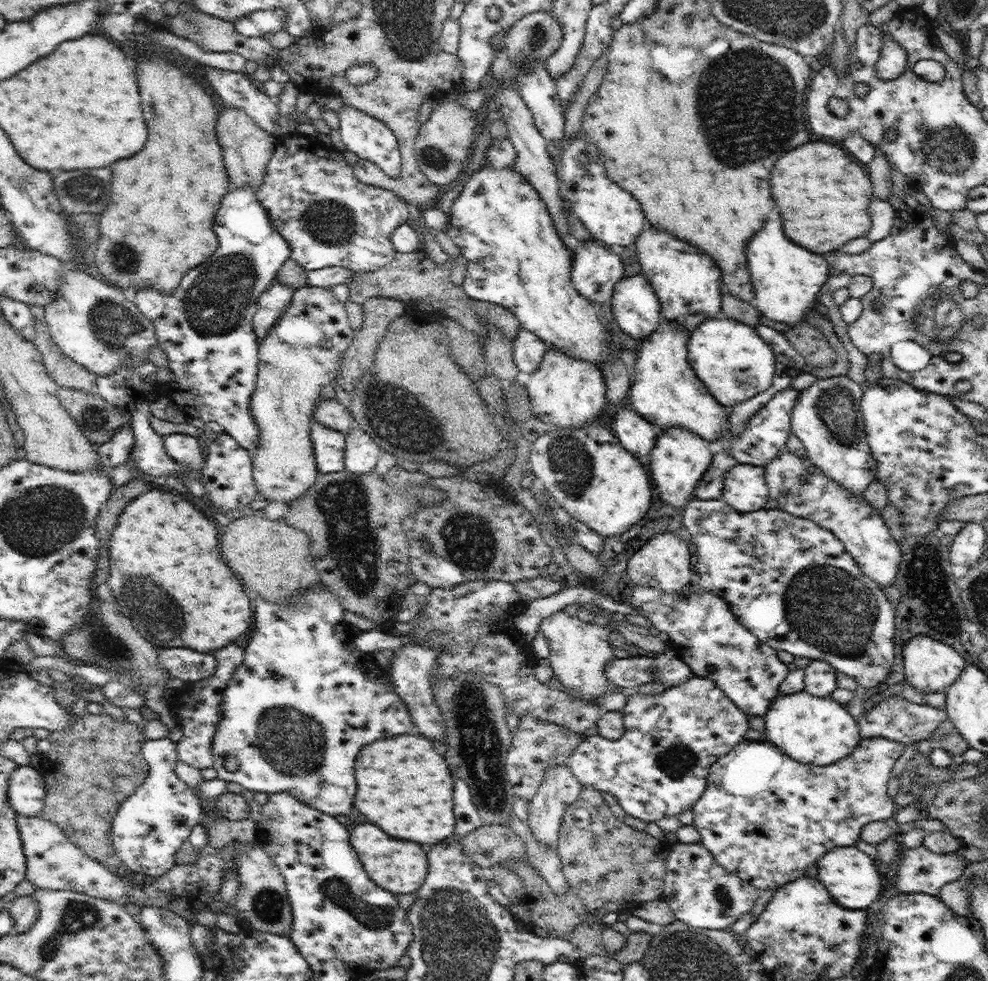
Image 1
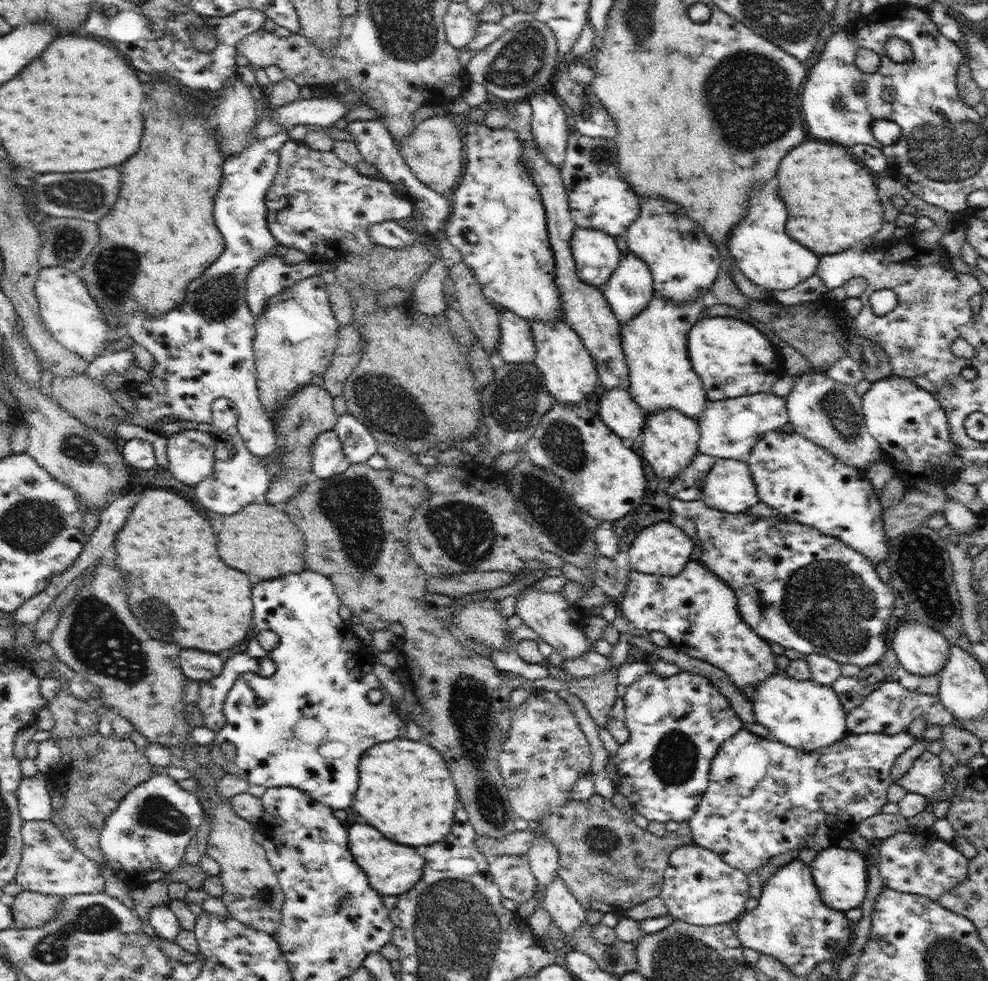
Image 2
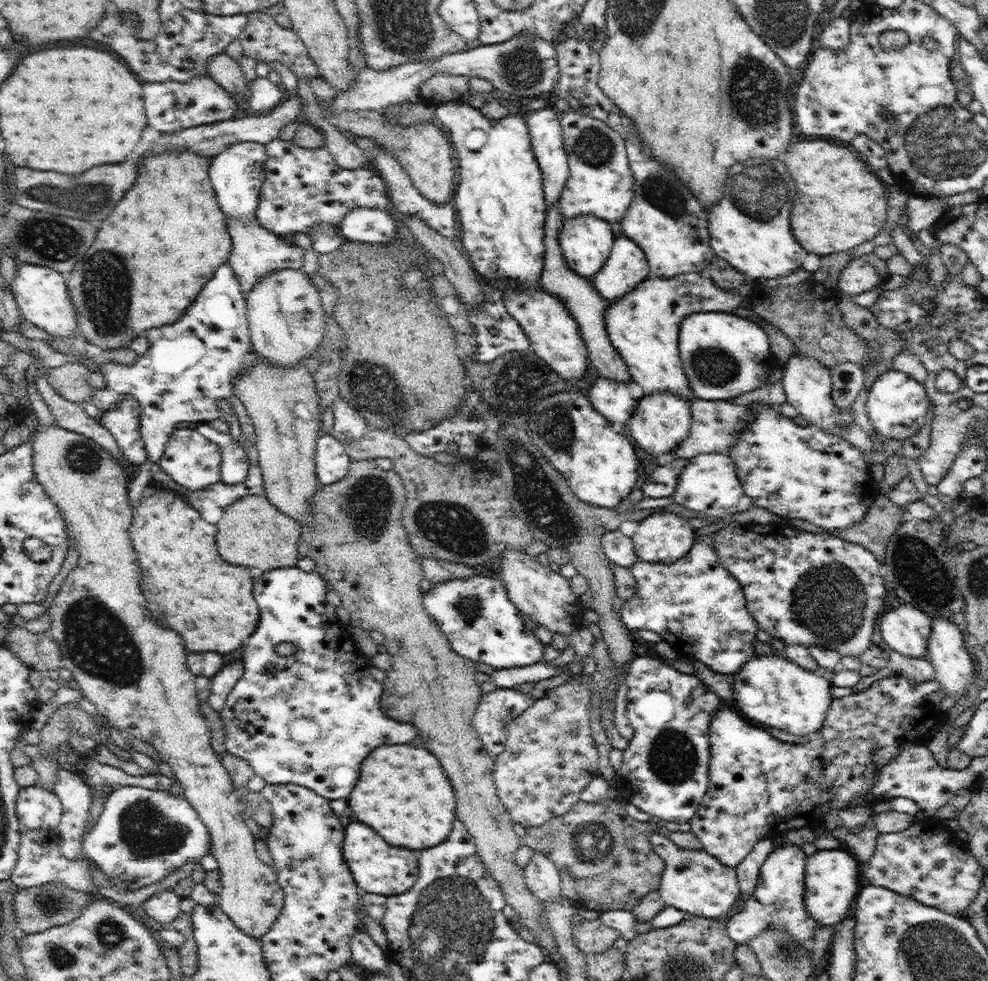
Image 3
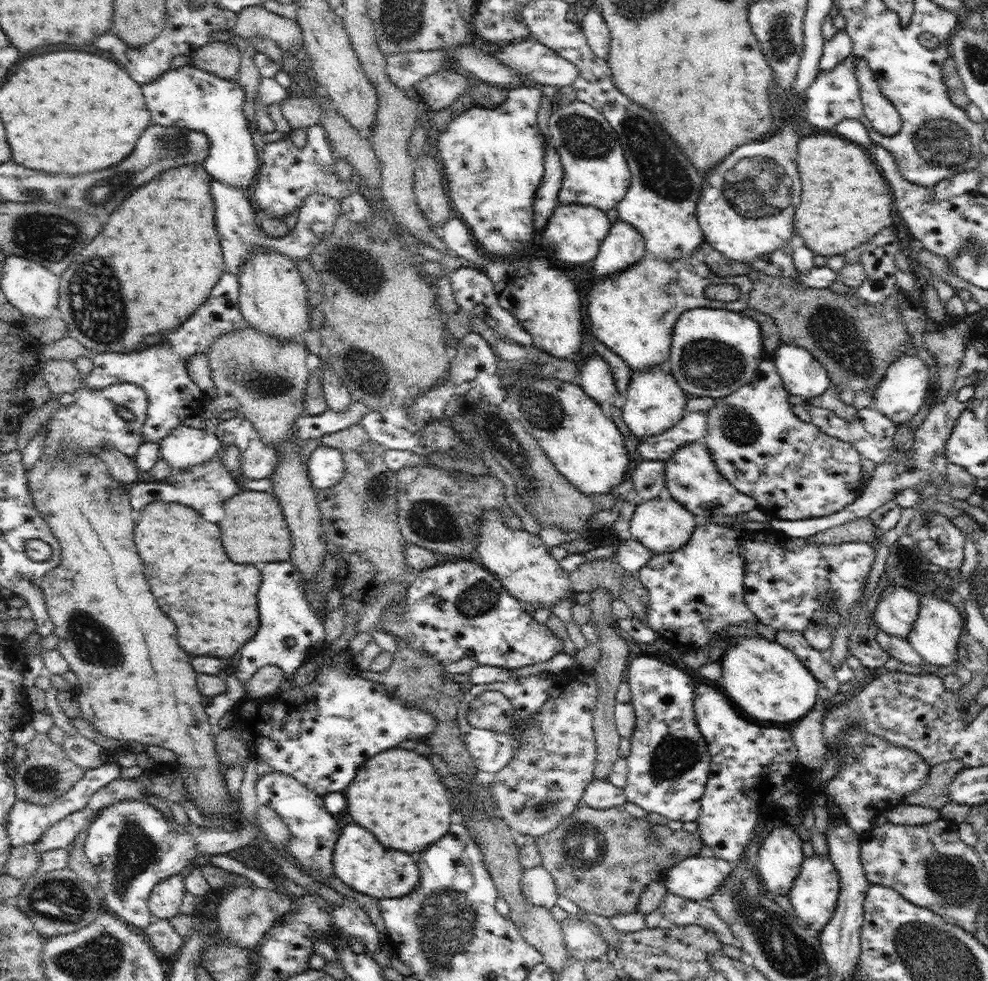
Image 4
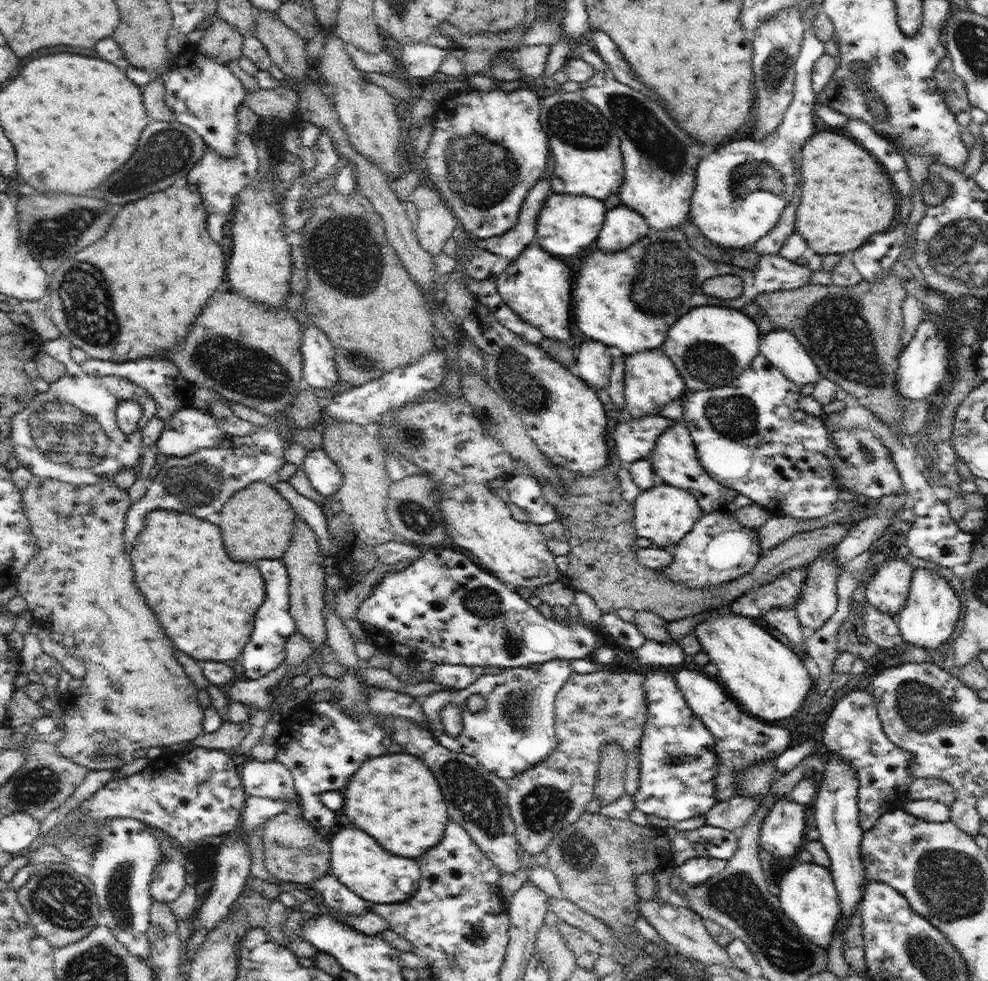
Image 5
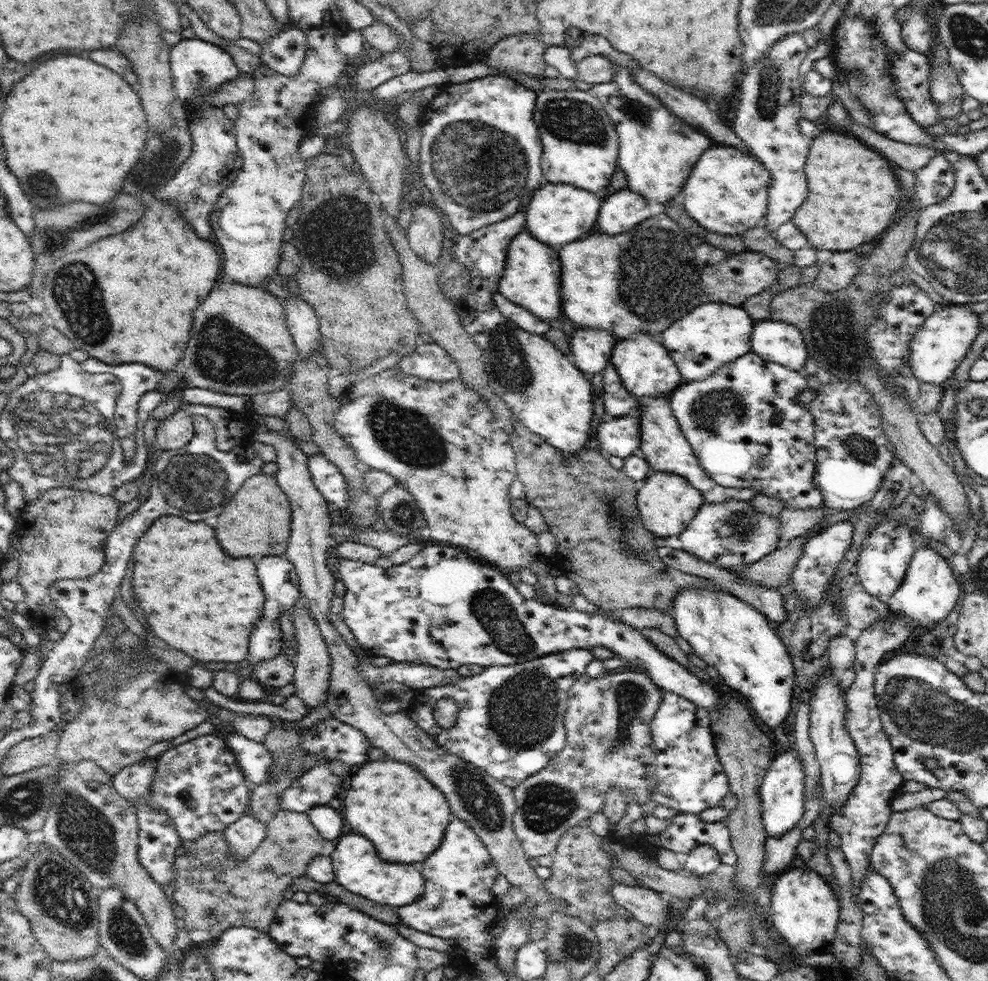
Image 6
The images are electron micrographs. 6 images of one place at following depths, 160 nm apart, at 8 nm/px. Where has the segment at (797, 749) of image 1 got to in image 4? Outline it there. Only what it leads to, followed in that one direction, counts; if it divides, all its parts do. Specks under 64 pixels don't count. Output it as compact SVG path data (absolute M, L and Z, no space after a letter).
M762 636L758 638L740 637L735 644L726 647L724 656L719 660L722 666L722 677L716 683L726 692L727 697L744 715L755 721L769 720L778 725L792 726L795 720L805 716L817 703L818 680L800 662L794 652L784 646L769 642Z

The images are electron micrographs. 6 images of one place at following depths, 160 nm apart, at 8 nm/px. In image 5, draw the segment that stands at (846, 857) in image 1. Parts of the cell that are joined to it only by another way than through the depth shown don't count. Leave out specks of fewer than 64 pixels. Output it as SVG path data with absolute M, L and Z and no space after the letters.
M798 861L781 875L778 886L781 909L806 938L812 939L812 942L818 943L818 946L828 948L841 912L831 872L814 861L807 863Z

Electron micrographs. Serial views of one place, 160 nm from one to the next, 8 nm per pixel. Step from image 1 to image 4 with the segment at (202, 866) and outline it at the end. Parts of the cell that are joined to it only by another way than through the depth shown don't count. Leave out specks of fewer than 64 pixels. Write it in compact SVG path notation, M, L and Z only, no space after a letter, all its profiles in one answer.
M37 844L11 847L5 874L16 877L22 881L30 879L41 865L41 854L37 851Z

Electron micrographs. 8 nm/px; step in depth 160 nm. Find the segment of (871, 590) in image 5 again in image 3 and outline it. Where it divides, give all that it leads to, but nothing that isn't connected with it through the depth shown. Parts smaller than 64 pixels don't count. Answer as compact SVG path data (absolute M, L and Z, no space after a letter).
M902 604L883 613L877 626L882 640L900 655L925 659L928 639L932 635L932 616L924 608Z

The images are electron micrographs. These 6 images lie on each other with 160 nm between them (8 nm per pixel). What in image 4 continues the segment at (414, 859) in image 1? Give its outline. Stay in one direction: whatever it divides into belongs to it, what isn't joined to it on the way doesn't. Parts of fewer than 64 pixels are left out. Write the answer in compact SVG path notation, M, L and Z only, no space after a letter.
M350 824L340 836L333 852L334 875L352 890L362 892L374 898L398 899L409 895L420 884L418 866L410 854L400 850L388 850L382 846L372 832L362 826Z

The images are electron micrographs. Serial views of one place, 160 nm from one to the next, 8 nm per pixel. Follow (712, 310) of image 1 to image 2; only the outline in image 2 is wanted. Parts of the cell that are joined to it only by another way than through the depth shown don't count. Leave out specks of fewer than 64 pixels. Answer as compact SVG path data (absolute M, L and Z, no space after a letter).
M640 198L639 217L627 228L628 249L643 259L653 276L653 289L674 302L684 302L710 295L711 286L720 270L719 248L704 234L699 224L692 222L684 208L662 198Z

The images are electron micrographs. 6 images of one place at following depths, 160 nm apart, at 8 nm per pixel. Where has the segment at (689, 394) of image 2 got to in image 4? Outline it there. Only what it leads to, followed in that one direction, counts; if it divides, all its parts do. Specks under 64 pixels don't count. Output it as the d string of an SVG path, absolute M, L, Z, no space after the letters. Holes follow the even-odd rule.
M645 251L644 259L628 270L621 270L608 278L596 279L588 297L588 332L603 342L610 350L621 356L631 369L646 370L660 366L671 353L673 328L680 315L687 310L700 307L743 311L749 306L749 294L753 283L748 275L720 276L714 274L708 265L694 257L680 257L672 261L660 261ZM710 283L736 284L739 290L737 300L723 302L704 295L704 288Z

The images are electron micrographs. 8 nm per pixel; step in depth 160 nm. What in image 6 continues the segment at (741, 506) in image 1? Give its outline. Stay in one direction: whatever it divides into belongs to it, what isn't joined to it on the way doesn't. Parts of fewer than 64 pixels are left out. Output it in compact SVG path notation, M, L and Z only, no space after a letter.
M668 397L641 398L641 408L635 413L640 423L641 448L639 454L643 456L651 468L655 471L679 474L687 478L702 494L707 502L726 502L731 498L734 500L750 501L757 494L755 488L728 488L714 482L706 471L700 466L698 457L693 453L691 444L684 436L677 418L673 415Z

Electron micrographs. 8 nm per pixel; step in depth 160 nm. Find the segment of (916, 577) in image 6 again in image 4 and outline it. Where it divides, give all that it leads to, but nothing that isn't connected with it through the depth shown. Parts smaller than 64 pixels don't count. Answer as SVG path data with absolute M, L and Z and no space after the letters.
M920 596L918 619L906 640L925 663L947 667L958 659L958 641L965 631L964 624L953 603L944 602L936 596Z

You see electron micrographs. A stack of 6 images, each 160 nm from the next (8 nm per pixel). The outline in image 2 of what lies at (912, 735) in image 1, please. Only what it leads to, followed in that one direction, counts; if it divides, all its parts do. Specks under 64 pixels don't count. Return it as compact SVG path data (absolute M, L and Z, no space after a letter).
M882 681L868 696L863 698L862 704L846 713L846 730L848 734L863 733L884 734L892 736L909 730L910 722L924 716L929 726L948 726L955 719L936 694L922 694L904 688L898 681Z

